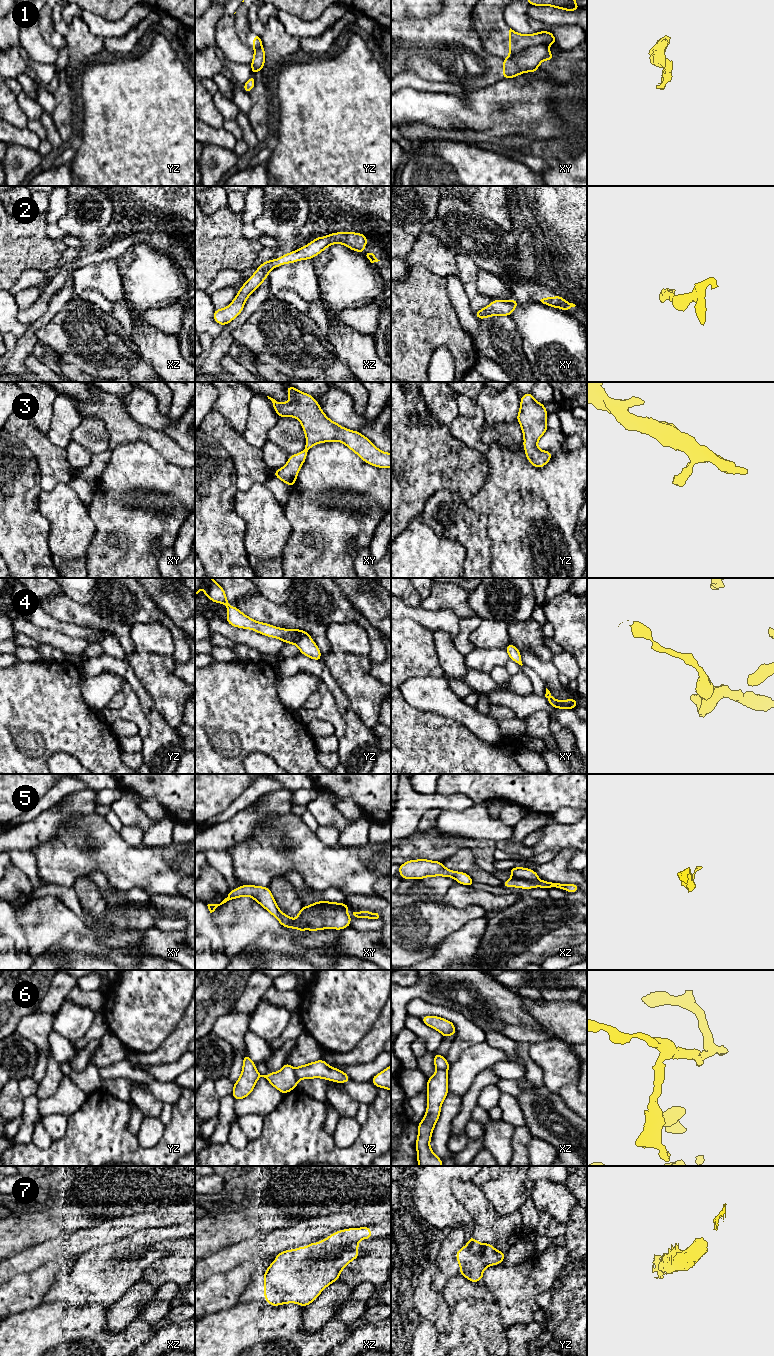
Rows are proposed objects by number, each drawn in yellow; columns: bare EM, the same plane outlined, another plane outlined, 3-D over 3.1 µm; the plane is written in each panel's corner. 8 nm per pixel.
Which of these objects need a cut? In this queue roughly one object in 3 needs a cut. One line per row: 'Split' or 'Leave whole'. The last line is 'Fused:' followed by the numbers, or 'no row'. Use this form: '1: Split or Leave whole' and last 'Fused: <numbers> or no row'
1: Split
2: Leave whole
3: Leave whole
4: Leave whole
5: Leave whole
6: Split
7: Leave whole
Fused: 1, 6

